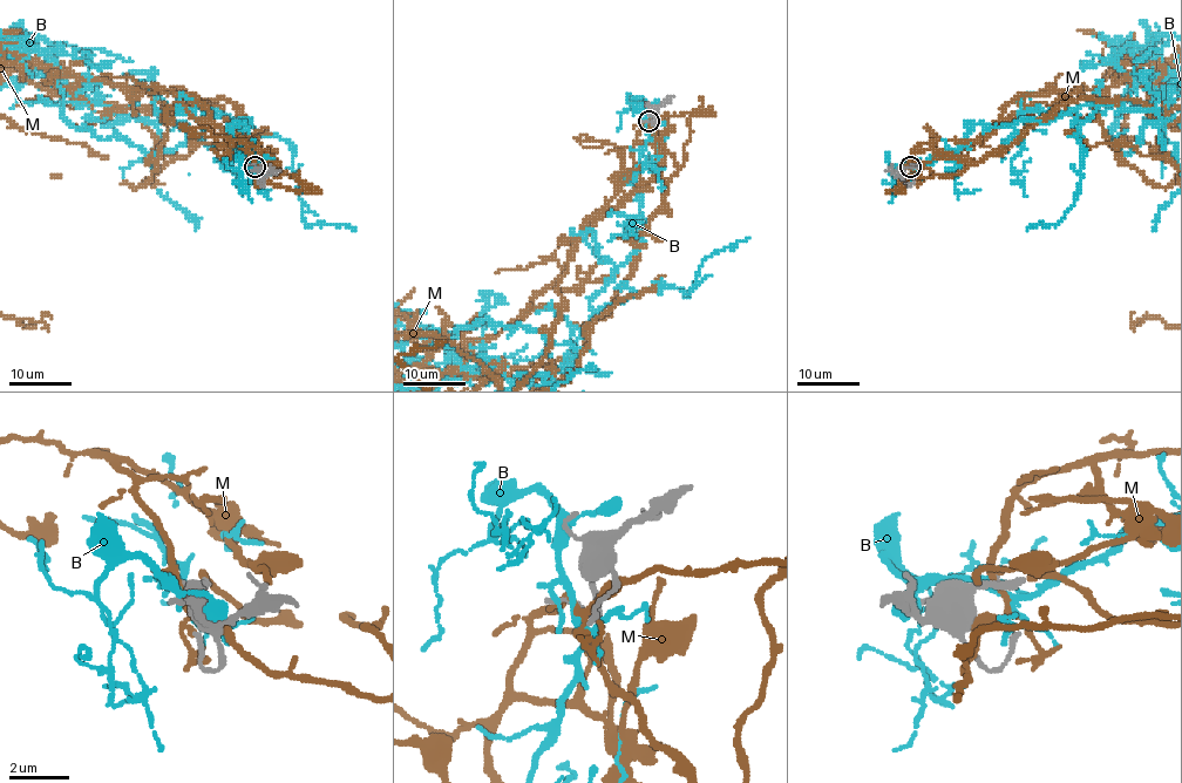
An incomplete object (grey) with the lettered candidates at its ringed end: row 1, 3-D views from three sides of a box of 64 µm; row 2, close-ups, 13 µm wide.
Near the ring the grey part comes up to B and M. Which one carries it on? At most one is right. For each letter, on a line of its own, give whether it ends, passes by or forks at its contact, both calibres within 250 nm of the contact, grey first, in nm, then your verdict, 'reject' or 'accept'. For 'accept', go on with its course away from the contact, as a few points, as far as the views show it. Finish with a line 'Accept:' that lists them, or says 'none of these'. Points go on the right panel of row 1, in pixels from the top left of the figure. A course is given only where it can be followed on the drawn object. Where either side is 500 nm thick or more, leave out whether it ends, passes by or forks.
B: it passes by; calibres 130 and 140 nm; reject
M: it passes by; calibres 150 and 220 nm; accept
Accept: M

